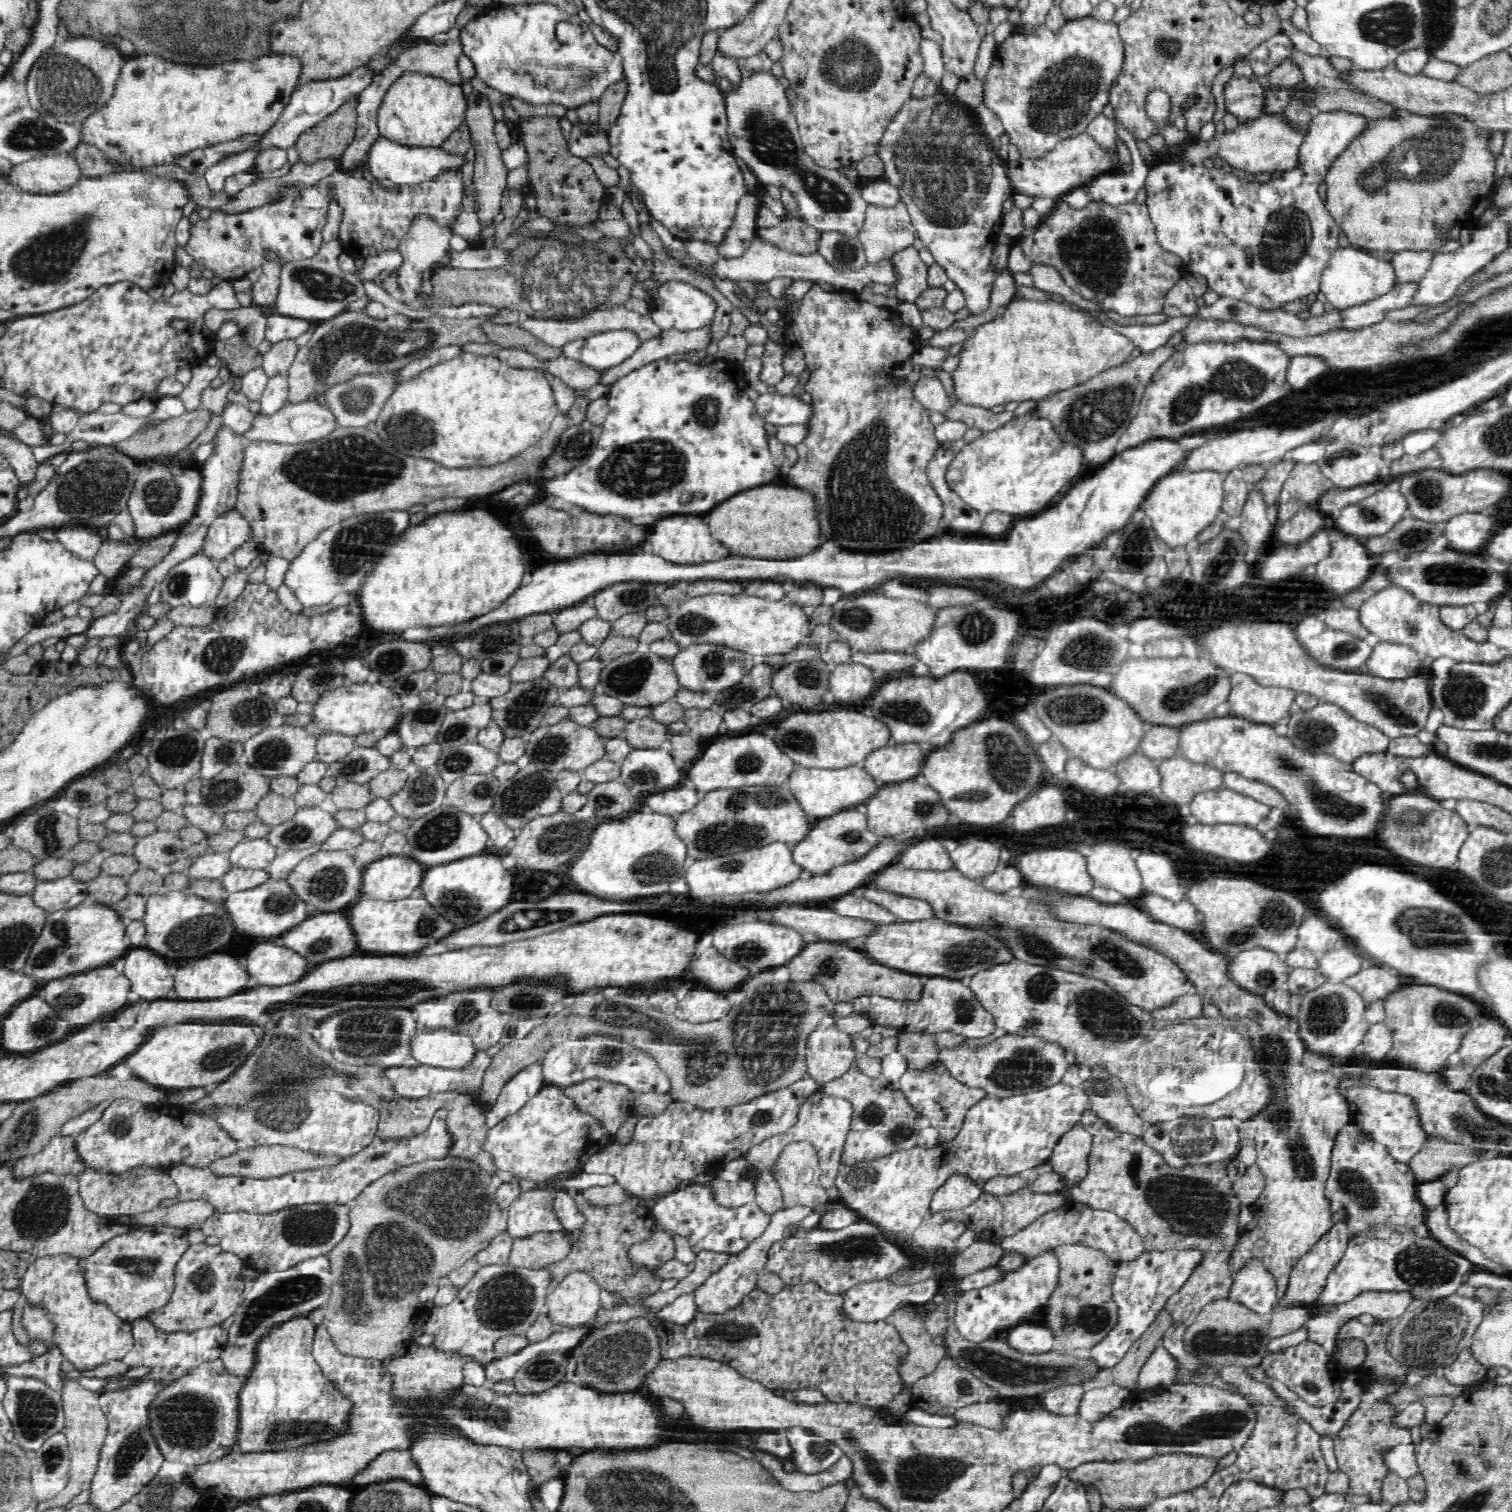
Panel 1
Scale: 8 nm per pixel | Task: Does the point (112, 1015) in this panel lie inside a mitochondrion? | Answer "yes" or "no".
no

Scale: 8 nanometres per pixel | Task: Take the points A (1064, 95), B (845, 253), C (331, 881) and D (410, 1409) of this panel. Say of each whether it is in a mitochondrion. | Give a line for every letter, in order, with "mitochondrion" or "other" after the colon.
A: mitochondrion
B: mitochondrion
C: mitochondrion
D: mitochondrion

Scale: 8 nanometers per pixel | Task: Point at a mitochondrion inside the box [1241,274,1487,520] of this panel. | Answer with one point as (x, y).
(1428, 494)

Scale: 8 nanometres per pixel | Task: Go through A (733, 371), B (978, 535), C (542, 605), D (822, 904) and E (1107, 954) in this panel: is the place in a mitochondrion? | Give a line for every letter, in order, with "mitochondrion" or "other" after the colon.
A: other
B: other
C: other
D: other
E: mitochondrion

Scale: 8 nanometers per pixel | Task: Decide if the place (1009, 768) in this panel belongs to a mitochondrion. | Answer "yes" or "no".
yes

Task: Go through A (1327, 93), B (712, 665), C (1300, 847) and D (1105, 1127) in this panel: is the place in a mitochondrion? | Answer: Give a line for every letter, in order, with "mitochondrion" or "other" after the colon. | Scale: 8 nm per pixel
A: mitochondrion
B: mitochondrion
C: other
D: other

